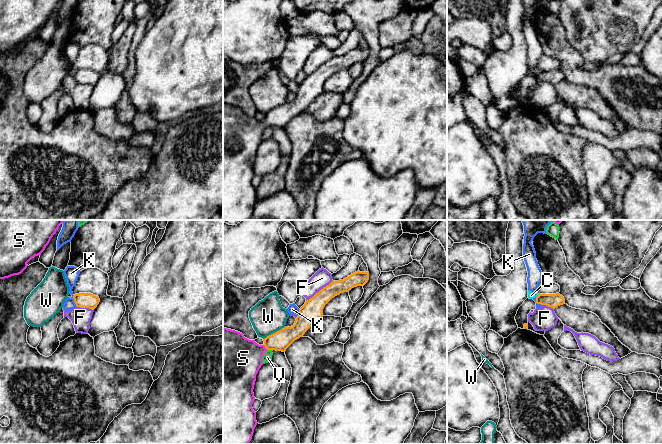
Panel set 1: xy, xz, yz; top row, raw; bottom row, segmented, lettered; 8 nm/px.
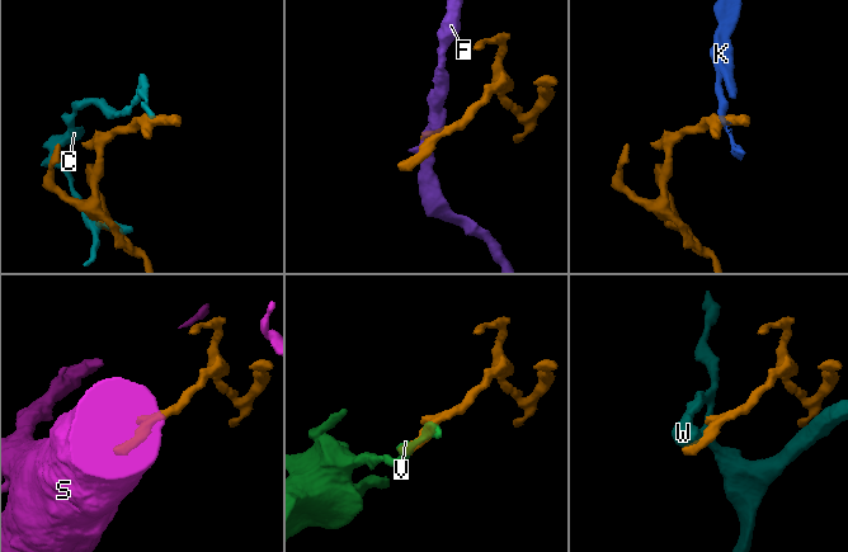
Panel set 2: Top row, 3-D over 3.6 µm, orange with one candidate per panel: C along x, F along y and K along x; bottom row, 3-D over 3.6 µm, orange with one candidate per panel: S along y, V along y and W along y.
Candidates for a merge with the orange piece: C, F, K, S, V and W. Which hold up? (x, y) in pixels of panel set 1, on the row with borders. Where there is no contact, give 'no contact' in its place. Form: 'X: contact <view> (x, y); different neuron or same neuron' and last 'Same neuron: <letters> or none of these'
C: contact yz (537, 296); different neuron
F: contact xz (320, 290); different neuron
K: contact xy (74, 301); different neuron
S: contact xz (265, 347); same neuron
V: contact xz (270, 349); different neuron
W: contact xz (273, 333); different neuron
Same neuron: S

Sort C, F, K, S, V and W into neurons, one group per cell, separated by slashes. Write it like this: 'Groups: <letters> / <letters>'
Groups: C / F / K / S / V / W

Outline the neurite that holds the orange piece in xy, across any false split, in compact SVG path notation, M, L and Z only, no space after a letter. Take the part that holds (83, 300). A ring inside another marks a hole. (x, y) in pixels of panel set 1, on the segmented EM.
M91 293L75 294L73 299L77 307L89 308L92 310L94 310L100 302L99 297Z

